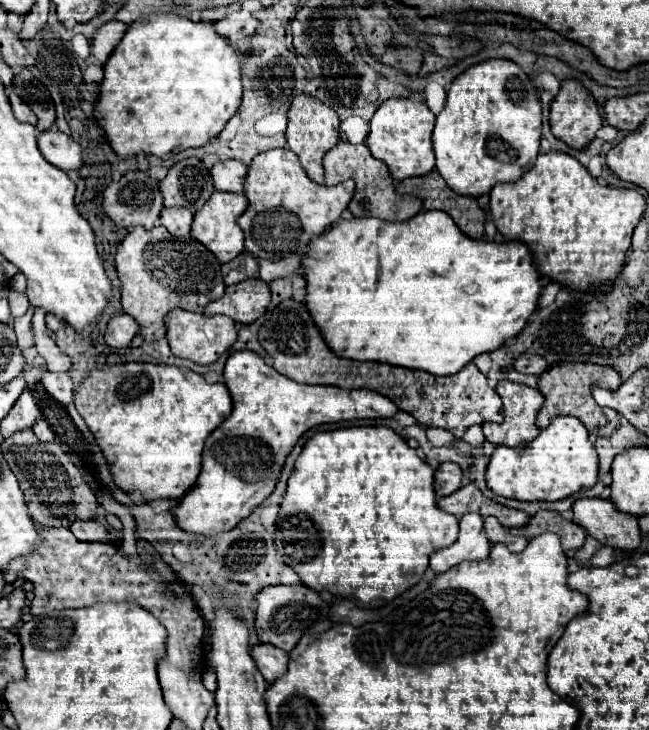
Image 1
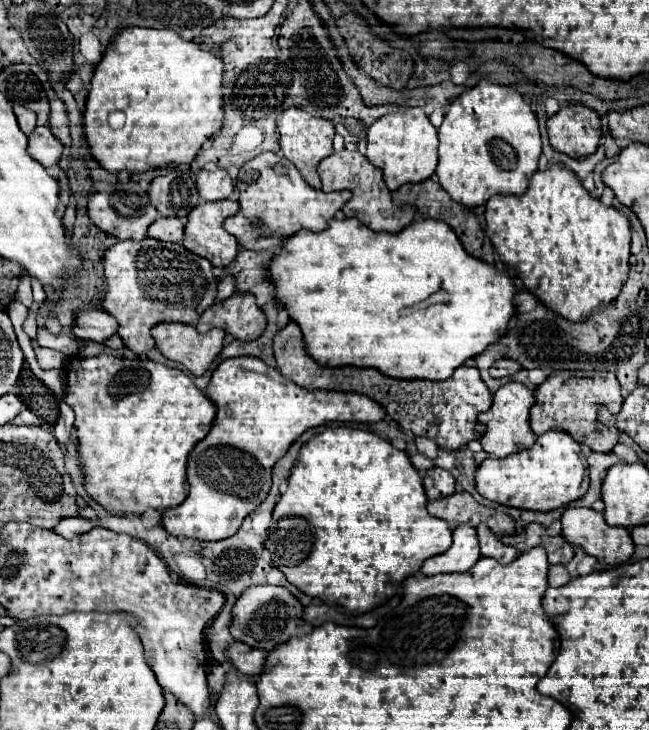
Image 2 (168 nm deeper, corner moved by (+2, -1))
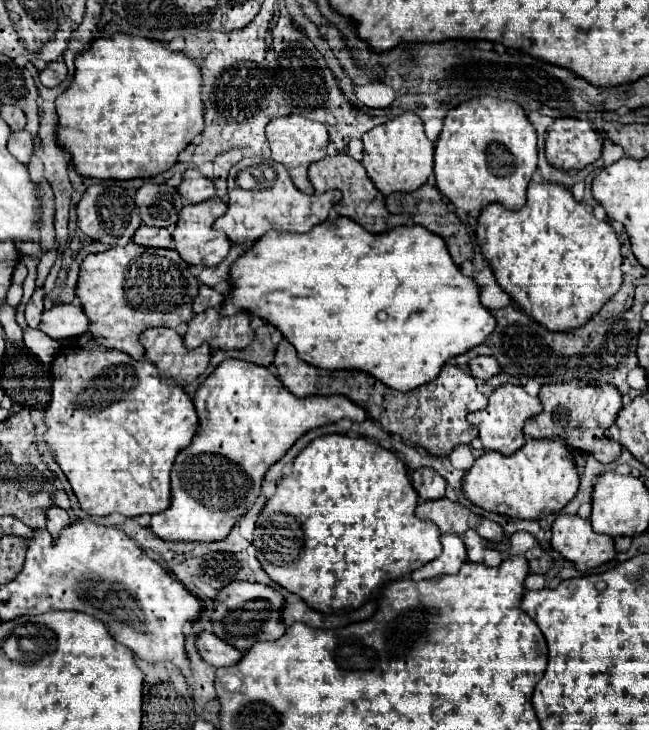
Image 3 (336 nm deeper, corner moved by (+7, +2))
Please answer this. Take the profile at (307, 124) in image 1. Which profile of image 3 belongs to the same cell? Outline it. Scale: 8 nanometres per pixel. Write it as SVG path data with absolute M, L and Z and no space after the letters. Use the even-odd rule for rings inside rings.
M297 114L279 116L279 118L273 118L267 124L267 140L269 140L269 146L271 146L271 160L281 162L289 170L295 186L301 192L313 194L313 186L309 182L307 168L309 168L311 162L323 160L327 156L327 144L329 144L327 128L321 122L313 122L313 120L307 120L307 118L297 116Z

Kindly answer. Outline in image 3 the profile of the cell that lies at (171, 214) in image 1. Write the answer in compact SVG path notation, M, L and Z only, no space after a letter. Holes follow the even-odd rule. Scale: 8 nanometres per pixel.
M145 224L139 226L139 230L133 236L133 242L151 248L173 248L173 236L167 228L149 228Z

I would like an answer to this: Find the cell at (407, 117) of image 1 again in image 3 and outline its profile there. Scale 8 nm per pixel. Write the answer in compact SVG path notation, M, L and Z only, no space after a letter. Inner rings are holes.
M405 112L363 134L363 166L383 196L417 190L433 172L433 142L425 136L423 122L415 112Z

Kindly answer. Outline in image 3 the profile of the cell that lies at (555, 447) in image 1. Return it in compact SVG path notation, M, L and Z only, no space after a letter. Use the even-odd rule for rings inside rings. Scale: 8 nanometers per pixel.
M529 438L521 450L511 456L499 452L485 452L465 474L463 492L465 496L497 514L511 518L539 520L547 514L565 508L579 490L579 474L571 448L559 440L533 440Z

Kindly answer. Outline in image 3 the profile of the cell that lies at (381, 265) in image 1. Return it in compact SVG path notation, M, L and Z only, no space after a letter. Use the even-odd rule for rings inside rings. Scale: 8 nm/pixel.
M337 218L335 222L327 220L319 224L317 228L305 232L305 234L293 234L293 232L267 232L261 240L253 244L251 250L247 250L233 266L231 266L231 280L233 280L233 290L231 296L223 302L223 314L235 314L237 310L245 312L255 312L257 316L265 318L269 324L279 328L285 338L295 346L297 354L301 360L305 360L311 366L325 368L325 370L363 370L377 380L381 380L385 386L395 388L395 390L413 390L425 382L431 382L439 376L441 368L445 362L453 356L465 354L471 348L483 344L485 338L495 328L495 316L485 310L481 304L481 286L473 276L465 276L457 264L453 264L449 250L445 248L445 240L441 240L437 234L421 228L419 224L415 226L399 226L389 232L381 234L371 234L363 226L359 226L351 218Z

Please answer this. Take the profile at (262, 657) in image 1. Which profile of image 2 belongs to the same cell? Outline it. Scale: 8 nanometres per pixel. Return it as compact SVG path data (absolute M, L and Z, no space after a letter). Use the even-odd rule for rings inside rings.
M234 641L226 647L226 657L236 667L238 673L258 675L258 671L262 671L262 667L264 667L266 653L258 651L258 649L252 649L252 647L248 647L240 641Z

